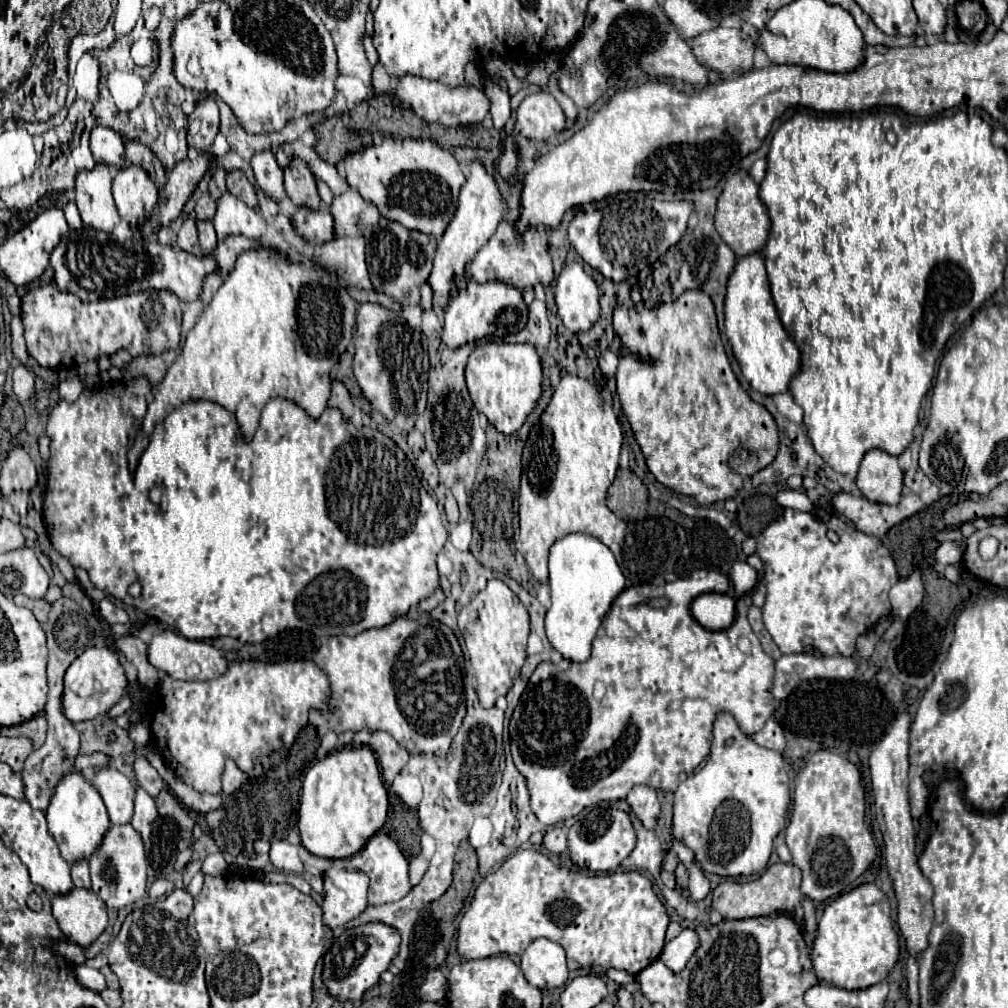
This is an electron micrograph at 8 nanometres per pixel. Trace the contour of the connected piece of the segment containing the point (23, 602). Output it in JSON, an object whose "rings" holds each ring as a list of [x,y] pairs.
{"rings":[[[17,594],[17,596],[15,596],[15,604],[29,608],[39,622],[45,622],[45,620],[47,620],[47,614],[49,614],[49,608],[51,608],[45,598],[37,598],[37,600],[35,600],[35,598],[27,598],[27,596],[23,596],[23,594]]]}

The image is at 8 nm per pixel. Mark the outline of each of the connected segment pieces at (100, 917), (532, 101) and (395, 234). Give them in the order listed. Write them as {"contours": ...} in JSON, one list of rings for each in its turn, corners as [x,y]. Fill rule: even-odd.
{"contours":[[[[71,888],[67,894],[53,896],[53,916],[61,932],[69,938],[69,942],[85,946],[85,948],[91,946],[91,942],[97,940],[107,926],[105,904],[91,888]]],[[[535,92],[521,102],[517,110],[515,130],[525,138],[541,142],[555,132],[561,132],[563,128],[563,110],[551,94]]],[[[387,222],[387,226],[377,230],[367,242],[367,268],[375,290],[393,296],[405,306],[419,304],[419,288],[431,274],[435,250],[437,242],[433,236],[411,232],[399,222]]]]}

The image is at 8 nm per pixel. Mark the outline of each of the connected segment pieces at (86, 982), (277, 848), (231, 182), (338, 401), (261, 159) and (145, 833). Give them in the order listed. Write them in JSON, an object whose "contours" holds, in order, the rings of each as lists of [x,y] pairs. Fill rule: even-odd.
{"contours":[[[[85,964],[75,968],[75,976],[77,976],[77,980],[79,980],[85,988],[89,988],[89,990],[103,992],[103,990],[107,988],[107,984],[105,984],[105,976],[103,976],[99,970],[89,968],[89,966],[85,966]]],[[[287,840],[273,842],[269,856],[271,856],[271,862],[277,870],[283,870],[283,872],[301,872],[303,870],[297,846],[289,844]]],[[[231,170],[231,172],[227,174],[227,190],[229,190],[233,196],[239,196],[247,206],[257,208],[255,188],[253,188],[253,184],[245,178],[245,174],[243,174],[241,170]]],[[[333,380],[333,392],[331,392],[331,398],[329,398],[329,406],[339,408],[345,418],[351,418],[351,412],[353,412],[351,394],[345,388],[345,384],[339,382],[339,380]]],[[[271,150],[255,152],[251,158],[251,168],[257,184],[267,196],[275,200],[281,200],[287,196],[283,190],[283,168],[275,162],[275,156]]],[[[137,786],[137,794],[135,794],[135,812],[133,812],[133,828],[143,836],[143,840],[147,840],[151,836],[151,828],[153,822],[157,818],[157,806],[155,800],[141,788]]]]}

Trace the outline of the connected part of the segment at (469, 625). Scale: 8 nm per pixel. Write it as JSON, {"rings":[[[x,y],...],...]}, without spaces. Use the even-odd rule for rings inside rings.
{"rings":[[[489,580],[487,588],[473,596],[473,600],[459,614],[459,628],[469,650],[471,664],[477,678],[477,696],[483,708],[493,708],[499,696],[505,696],[513,684],[513,676],[521,672],[527,657],[529,614],[519,598],[501,580]]]}

